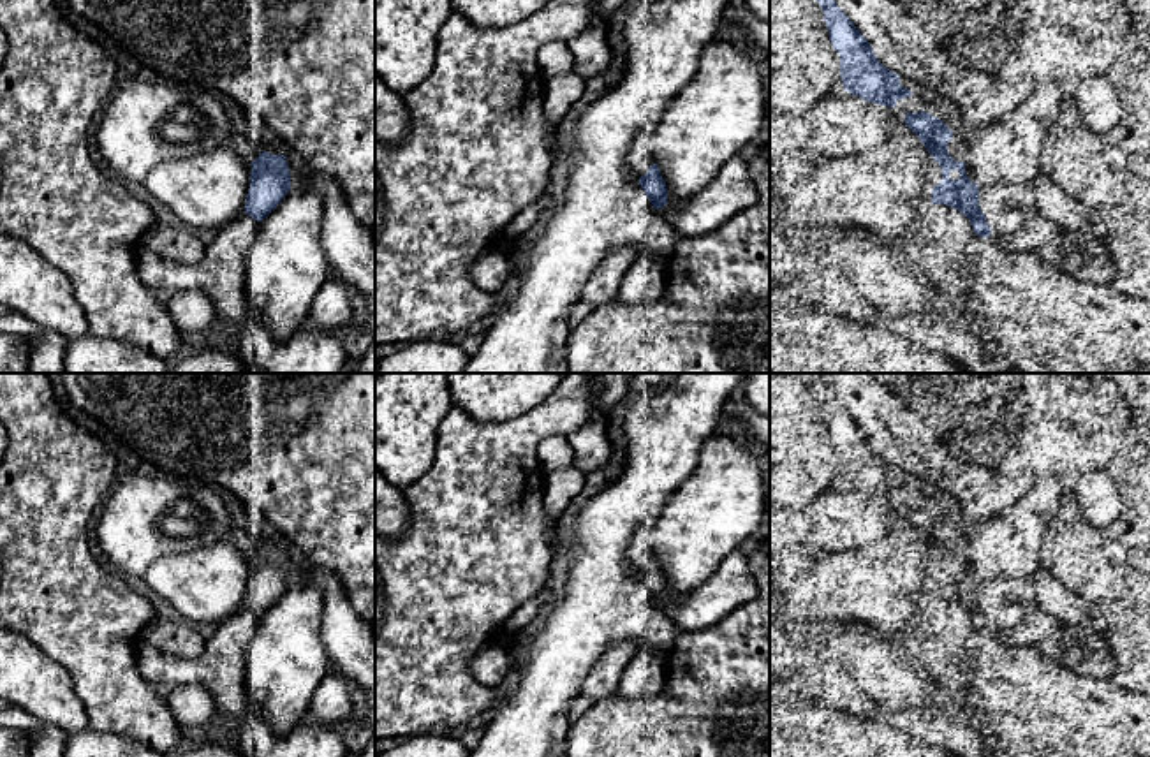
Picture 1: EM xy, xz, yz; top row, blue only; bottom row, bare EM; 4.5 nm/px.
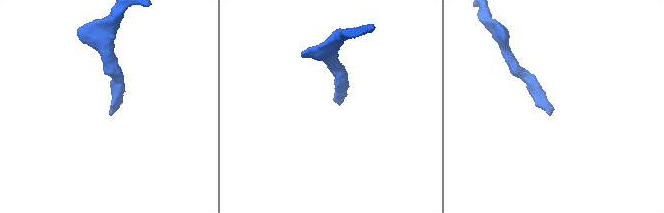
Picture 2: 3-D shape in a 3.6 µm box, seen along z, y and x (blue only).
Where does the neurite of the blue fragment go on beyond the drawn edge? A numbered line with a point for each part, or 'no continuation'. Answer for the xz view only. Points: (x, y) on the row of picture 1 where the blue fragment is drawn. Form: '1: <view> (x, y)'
1: xz (640, 159)

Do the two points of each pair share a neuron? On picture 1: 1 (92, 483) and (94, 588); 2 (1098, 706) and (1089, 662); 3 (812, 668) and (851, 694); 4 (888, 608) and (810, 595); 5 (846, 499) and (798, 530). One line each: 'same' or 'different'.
1: same
2: different
3: same
4: same
5: same

